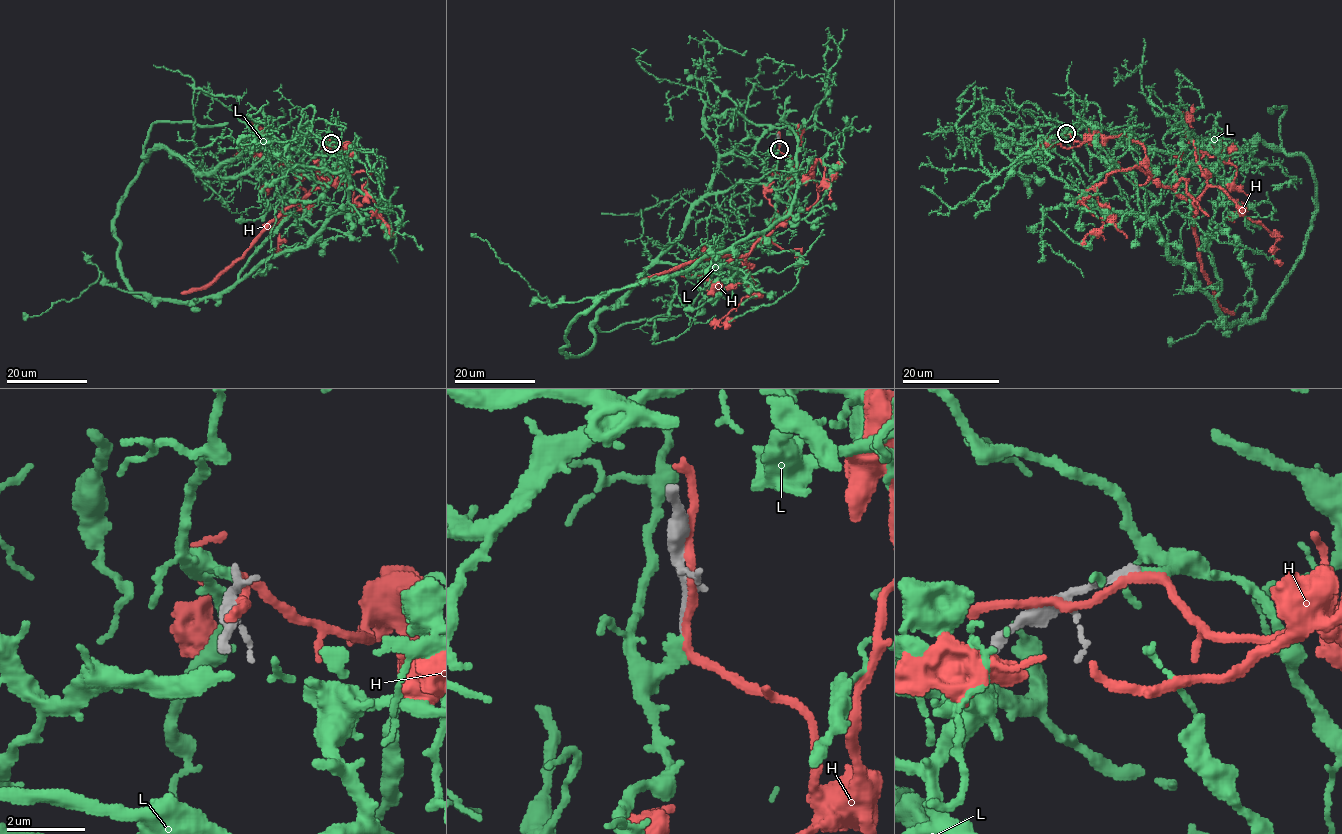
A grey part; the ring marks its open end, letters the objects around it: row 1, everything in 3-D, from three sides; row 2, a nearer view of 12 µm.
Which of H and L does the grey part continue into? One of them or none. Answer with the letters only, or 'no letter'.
no letter

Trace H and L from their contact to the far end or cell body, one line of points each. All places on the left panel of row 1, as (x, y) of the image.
H: (331, 144), (344, 150), (350, 144), (339, 149), (340, 174), (288, 206), (208, 284), (180, 293)
L: (331, 143), (342, 209), (306, 244), (192, 301), (101, 273), (23, 313)

